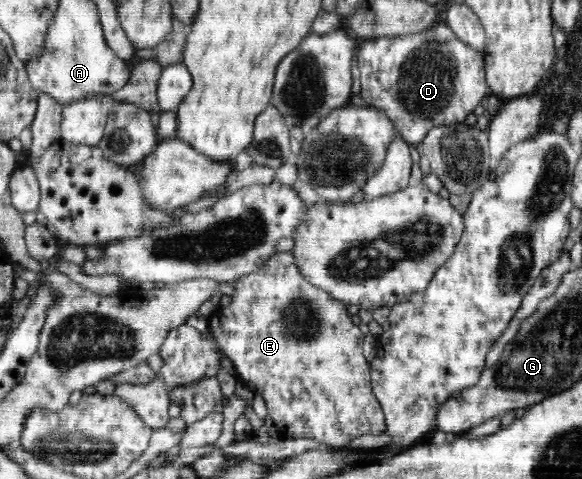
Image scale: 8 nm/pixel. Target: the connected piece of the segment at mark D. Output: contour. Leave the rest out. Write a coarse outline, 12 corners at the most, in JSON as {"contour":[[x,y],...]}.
{"contour":[[443,21],[365,39],[362,100],[409,145],[490,93],[483,51]]}

